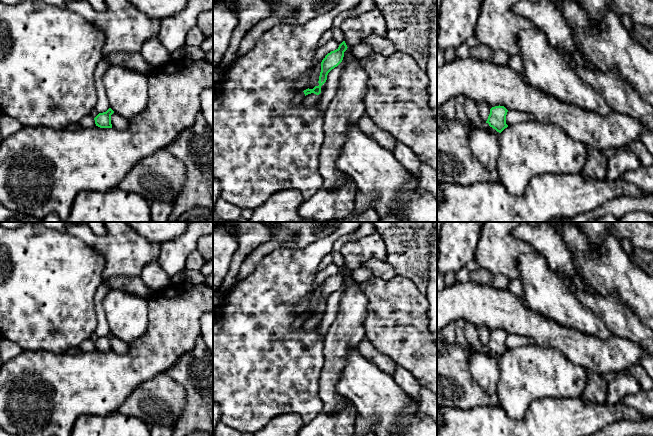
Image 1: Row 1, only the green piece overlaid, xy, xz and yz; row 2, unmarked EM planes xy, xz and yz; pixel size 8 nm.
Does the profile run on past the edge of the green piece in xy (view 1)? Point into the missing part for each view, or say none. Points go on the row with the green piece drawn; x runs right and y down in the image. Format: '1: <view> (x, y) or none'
1: none

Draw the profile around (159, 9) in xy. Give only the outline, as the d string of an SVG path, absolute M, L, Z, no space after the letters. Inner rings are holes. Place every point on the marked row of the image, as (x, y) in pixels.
M128 0L150 18L167 18L180 13L189 0Z

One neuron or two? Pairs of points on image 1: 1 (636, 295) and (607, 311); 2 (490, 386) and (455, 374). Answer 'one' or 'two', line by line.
1: two
2: two

